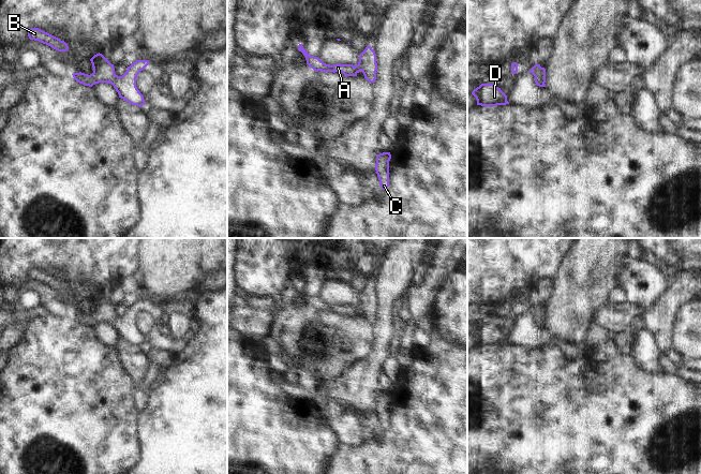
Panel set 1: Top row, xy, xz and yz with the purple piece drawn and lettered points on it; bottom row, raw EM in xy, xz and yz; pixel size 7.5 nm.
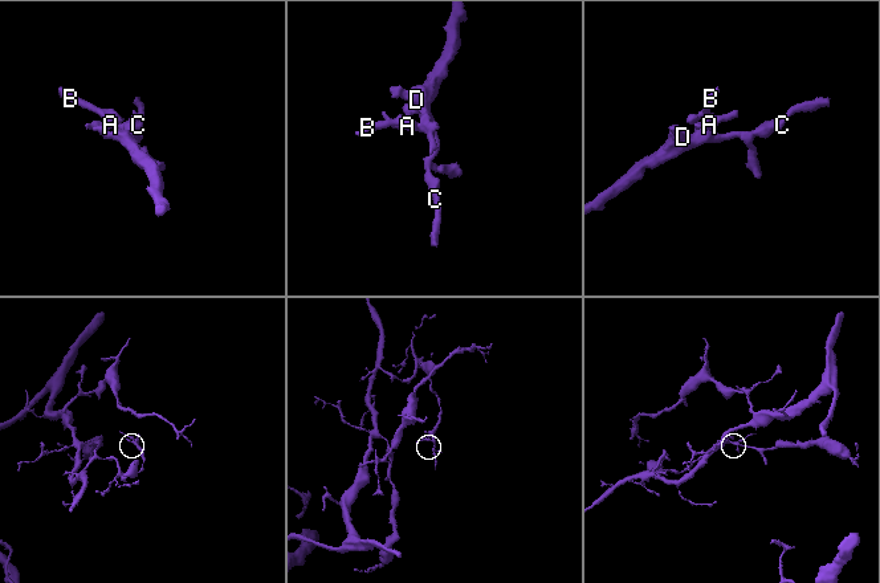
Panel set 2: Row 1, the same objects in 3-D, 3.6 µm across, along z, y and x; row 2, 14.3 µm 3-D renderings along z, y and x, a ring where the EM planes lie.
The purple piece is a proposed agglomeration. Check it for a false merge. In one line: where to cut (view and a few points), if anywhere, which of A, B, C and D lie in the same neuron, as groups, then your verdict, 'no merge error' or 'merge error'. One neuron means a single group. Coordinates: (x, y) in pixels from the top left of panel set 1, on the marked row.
no cut | A B C D | no merge error

